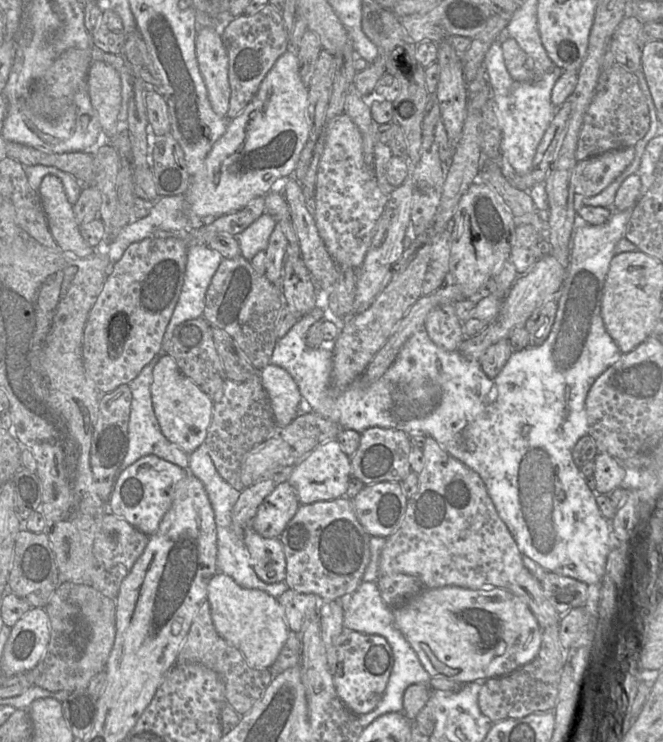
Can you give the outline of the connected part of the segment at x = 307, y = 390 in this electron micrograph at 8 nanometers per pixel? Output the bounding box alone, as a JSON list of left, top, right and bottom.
[271,207,633,585]

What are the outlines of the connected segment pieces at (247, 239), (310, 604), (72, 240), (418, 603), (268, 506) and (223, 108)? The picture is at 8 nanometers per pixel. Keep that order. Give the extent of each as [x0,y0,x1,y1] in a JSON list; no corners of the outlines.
[[233,211,276,261],[277,589,321,634],[38,176,99,258],[392,588,542,684],[252,480,300,538],[195,27,231,117]]

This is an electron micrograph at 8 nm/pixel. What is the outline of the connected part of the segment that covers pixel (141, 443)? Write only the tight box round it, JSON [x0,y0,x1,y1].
[118,349,189,472]

